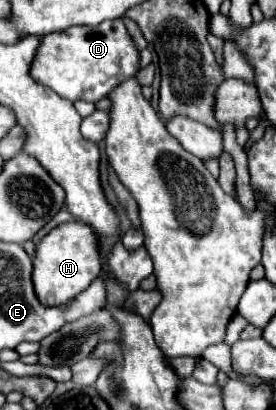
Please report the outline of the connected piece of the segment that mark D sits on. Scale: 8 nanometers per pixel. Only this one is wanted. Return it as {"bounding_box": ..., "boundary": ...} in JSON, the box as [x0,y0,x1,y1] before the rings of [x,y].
{"bounding_box":[31,19,141,103],"boundary":[[[123,19],[119,21],[103,21],[95,27],[89,25],[77,25],[59,33],[49,33],[47,37],[43,37],[43,43],[37,51],[37,57],[33,61],[31,67],[31,75],[37,83],[43,83],[47,87],[51,87],[57,95],[69,99],[69,101],[91,101],[97,103],[105,97],[109,97],[109,93],[119,87],[119,83],[127,81],[127,79],[135,79],[137,73],[141,71],[141,55],[137,49],[137,43],[133,41],[133,37],[129,35],[129,31],[123,25]]]}

